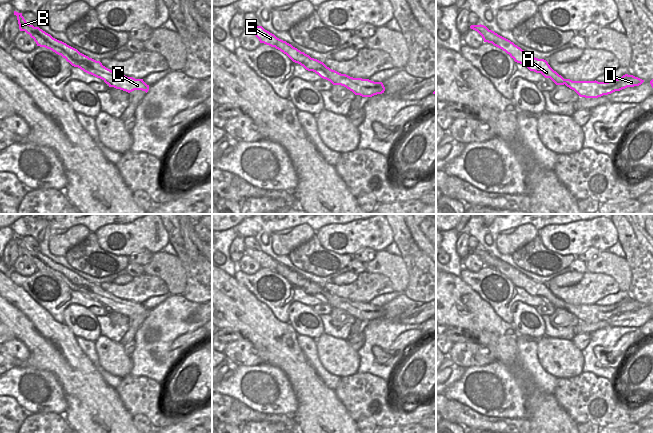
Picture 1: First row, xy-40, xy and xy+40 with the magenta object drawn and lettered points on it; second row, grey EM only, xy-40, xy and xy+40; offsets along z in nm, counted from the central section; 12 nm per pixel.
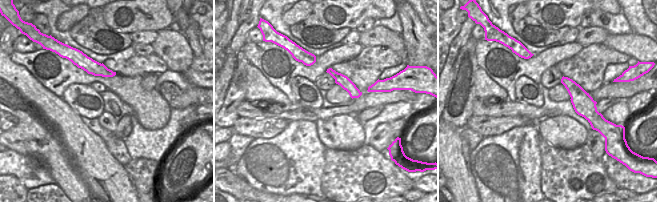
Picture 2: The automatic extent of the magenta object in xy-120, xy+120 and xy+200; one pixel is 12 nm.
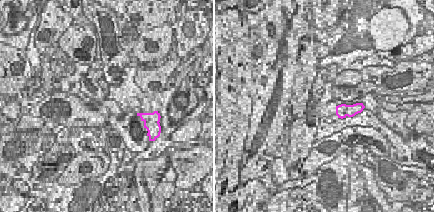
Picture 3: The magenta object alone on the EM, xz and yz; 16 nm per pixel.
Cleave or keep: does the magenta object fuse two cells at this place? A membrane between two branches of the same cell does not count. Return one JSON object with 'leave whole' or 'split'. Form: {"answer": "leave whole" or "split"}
{"answer": "split"}

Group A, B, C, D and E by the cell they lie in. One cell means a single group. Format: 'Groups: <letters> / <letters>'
Groups: A / B C D E

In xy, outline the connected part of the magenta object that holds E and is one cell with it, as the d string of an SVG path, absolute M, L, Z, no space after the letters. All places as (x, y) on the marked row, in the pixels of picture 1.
M246 24L245 30L254 34L259 39L260 43L276 48L279 38L265 30L262 26Z

